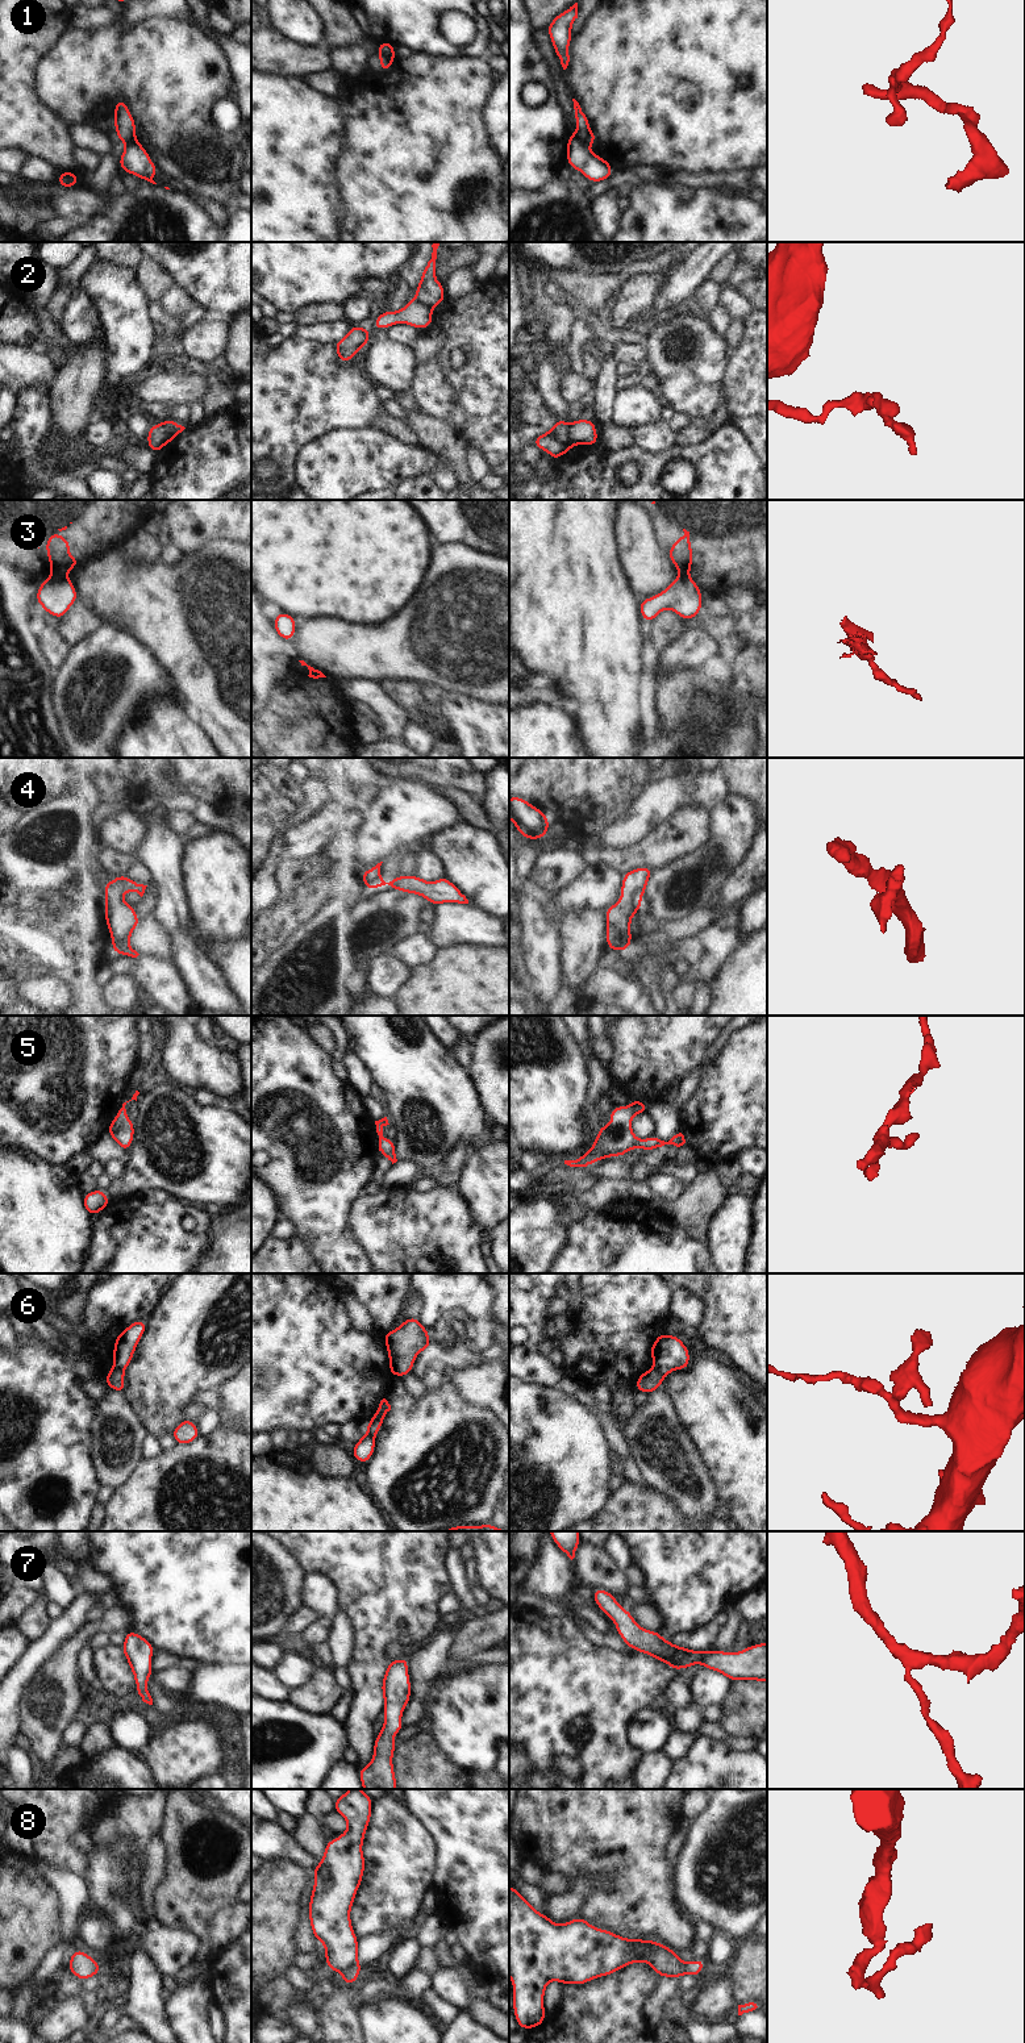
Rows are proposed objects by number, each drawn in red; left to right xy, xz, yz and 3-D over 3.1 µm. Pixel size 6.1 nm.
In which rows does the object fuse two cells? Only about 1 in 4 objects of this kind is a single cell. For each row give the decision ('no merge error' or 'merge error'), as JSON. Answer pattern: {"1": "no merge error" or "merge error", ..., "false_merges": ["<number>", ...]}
{"1": "merge error", "2": "merge error", "3": "merge error", "4": "no merge error", "5": "no merge error", "6": "merge error", "7": "no merge error", "8": "merge error", "false_merges": ["1", "2", "3", "6", "8"]}

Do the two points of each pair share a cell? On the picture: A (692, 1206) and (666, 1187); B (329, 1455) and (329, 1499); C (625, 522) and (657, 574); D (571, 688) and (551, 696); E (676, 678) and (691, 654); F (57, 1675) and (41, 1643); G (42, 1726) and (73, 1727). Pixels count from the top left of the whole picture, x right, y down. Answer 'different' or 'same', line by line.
A: different
B: different
C: same
D: different
E: different
F: different
G: different

